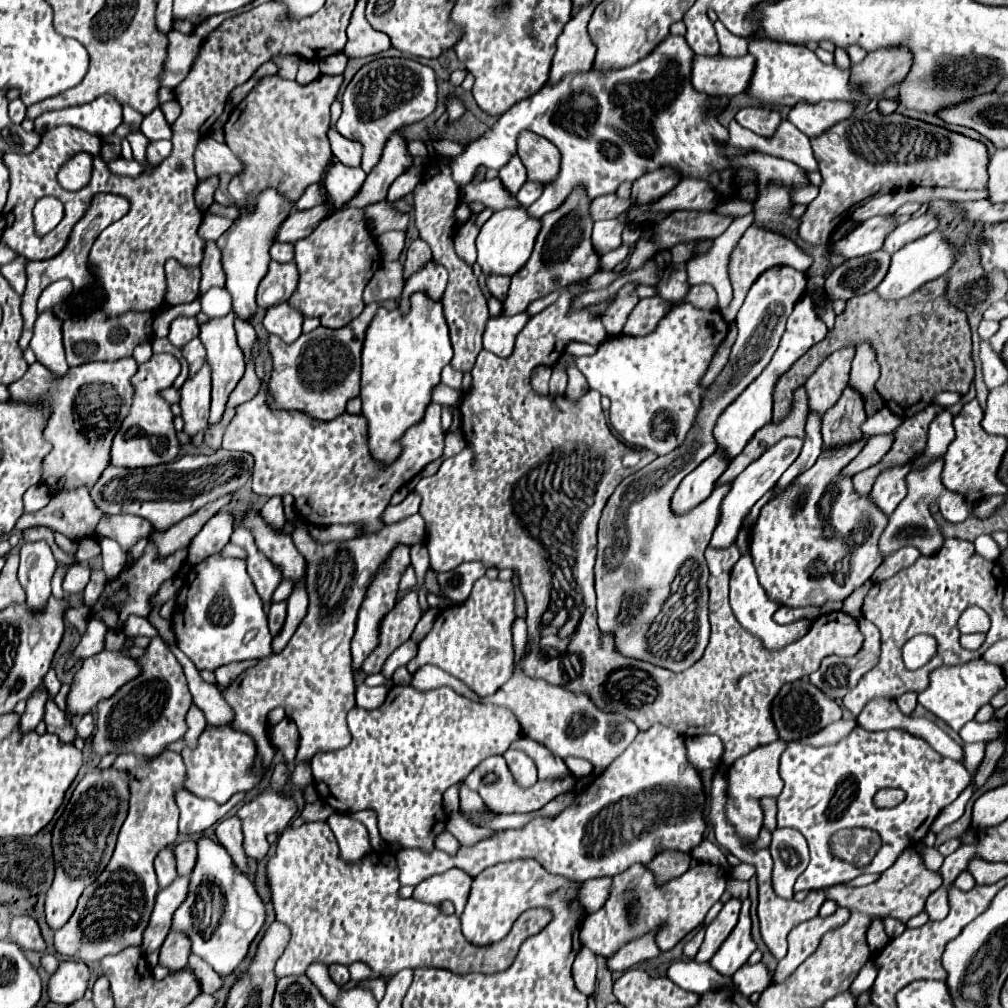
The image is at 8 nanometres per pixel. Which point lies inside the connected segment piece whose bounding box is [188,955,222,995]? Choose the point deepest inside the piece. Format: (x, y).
(210, 981)

